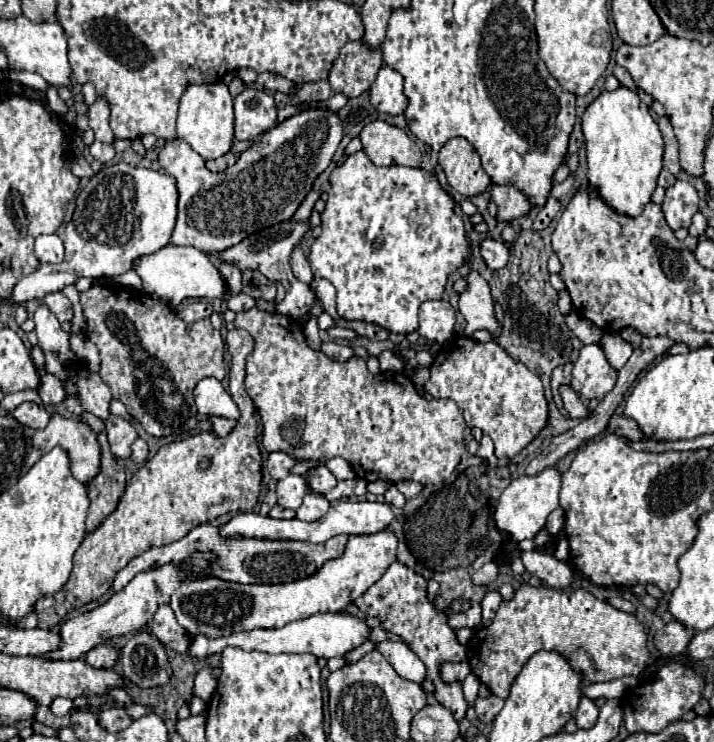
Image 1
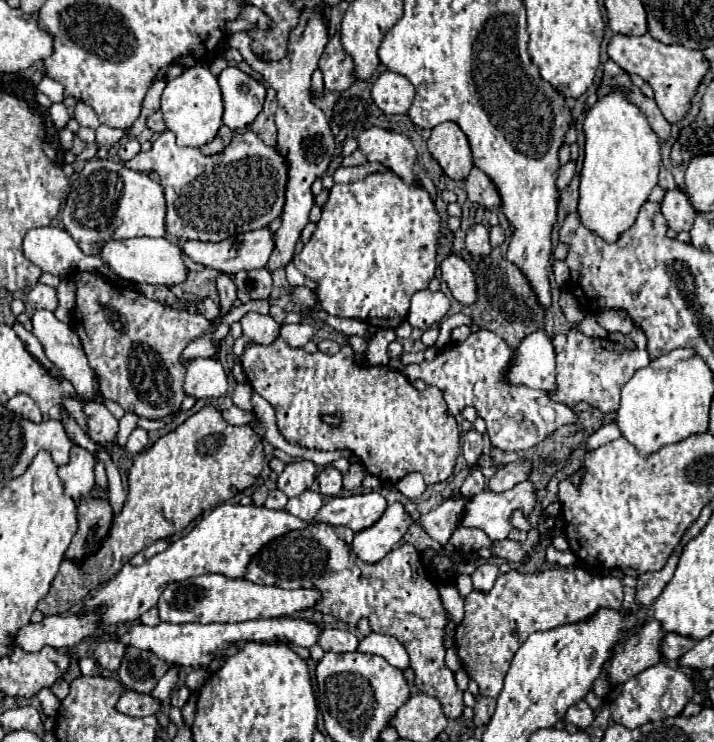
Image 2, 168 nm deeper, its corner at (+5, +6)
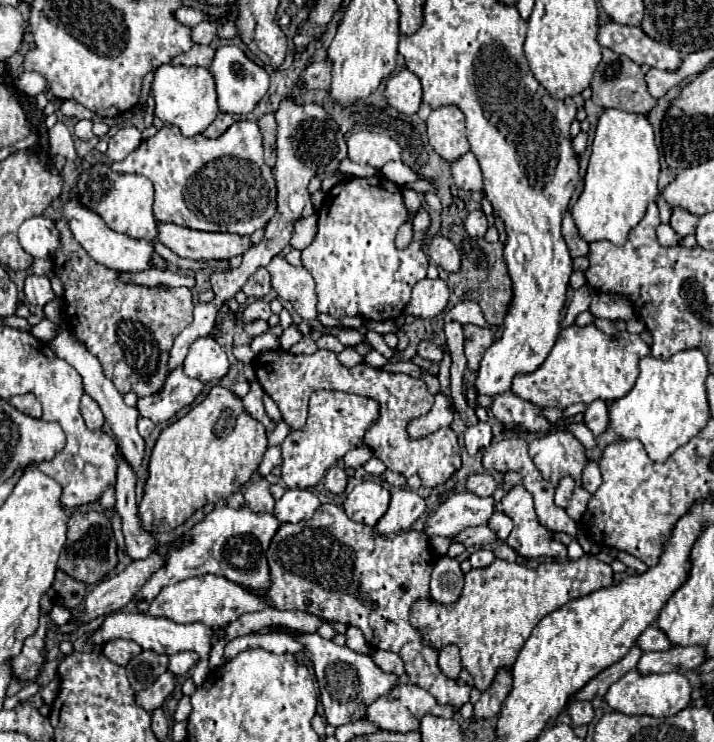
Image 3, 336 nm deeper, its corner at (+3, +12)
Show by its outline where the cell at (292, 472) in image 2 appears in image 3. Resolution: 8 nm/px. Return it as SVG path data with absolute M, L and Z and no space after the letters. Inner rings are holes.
M316 390L310 396L308 418L300 430L292 430L282 442L282 480L288 488L310 488L316 486L326 470L344 458L348 450L362 446L366 430L378 420L378 402L374 398Z

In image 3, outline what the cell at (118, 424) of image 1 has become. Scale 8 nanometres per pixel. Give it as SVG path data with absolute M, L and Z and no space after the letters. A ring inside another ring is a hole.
M88 394L82 396L80 412L82 412L82 418L84 418L84 422L86 422L86 426L88 426L90 430L98 430L98 428L102 428L102 424L104 424L102 410L100 410L100 406L98 406Z

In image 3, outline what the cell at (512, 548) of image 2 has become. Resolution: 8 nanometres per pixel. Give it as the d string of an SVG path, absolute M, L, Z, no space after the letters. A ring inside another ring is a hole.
M474 526L474 528L466 528L466 530L458 532L450 540L452 542L460 542L464 546L482 546L486 542L496 540L496 536L494 536L494 532L488 526Z

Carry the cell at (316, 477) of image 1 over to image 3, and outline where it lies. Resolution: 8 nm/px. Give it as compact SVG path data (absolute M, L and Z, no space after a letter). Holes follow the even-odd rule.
M332 466L324 476L324 486L332 494L342 494L346 490L346 484L348 484L348 476L346 476L344 468L340 468L340 466Z

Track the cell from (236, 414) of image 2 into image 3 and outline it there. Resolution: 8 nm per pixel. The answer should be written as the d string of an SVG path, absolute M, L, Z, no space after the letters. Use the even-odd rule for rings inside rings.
M252 380L252 388L250 392L242 398L244 402L244 408L248 414L252 414L258 422L262 422L266 426L268 432L272 432L276 428L276 422L272 418L268 418L266 410L264 410L264 404L262 404L262 396L264 396L264 388L260 386L258 380Z

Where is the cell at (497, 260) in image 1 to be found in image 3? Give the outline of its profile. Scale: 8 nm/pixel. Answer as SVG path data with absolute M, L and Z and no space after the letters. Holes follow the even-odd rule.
M482 210L470 212L468 218L466 218L466 222L464 222L464 226L466 226L466 232L468 232L472 238L482 238L482 236L486 234L486 230L488 230L484 212L482 212Z

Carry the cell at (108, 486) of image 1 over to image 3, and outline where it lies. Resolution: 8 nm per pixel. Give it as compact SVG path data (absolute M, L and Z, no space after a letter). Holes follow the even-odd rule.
M92 510L86 514L74 512L68 520L68 538L58 560L58 570L64 570L70 578L80 580L84 584L98 584L108 572L116 568L116 564L116 540L108 516Z

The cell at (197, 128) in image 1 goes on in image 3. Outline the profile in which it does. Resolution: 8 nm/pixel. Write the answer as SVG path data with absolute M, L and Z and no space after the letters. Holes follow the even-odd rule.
M162 64L154 70L152 94L154 94L154 114L162 122L178 126L184 136L194 136L204 132L218 116L214 78L206 68Z

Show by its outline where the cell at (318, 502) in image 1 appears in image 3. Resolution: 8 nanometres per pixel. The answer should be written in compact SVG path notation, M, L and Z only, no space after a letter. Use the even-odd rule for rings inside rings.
M286 490L274 506L274 516L280 522L300 522L308 520L318 506L320 500L310 490Z

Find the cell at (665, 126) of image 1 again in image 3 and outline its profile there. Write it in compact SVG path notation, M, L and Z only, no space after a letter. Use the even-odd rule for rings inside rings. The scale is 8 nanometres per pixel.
M608 48L602 50L602 62L598 64L592 78L592 100L600 108L618 108L618 110L636 112L636 114L646 114L650 112L650 108L656 106L656 100L648 94L640 66L626 56L614 54Z

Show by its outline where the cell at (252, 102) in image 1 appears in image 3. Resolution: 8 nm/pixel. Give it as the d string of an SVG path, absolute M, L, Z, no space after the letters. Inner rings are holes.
M220 46L214 52L214 60L208 66L208 70L210 70L210 74L216 80L218 108L222 112L244 116L244 114L248 114L248 112L254 110L254 106L262 100L262 96L268 90L268 82L270 82L268 72L262 66L254 64L238 46Z

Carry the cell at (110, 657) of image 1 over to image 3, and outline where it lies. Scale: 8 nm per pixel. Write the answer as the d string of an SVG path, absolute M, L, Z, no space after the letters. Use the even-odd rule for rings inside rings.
M110 640L110 642L102 648L102 652L104 652L112 662L116 662L116 664L120 664L120 666L126 666L132 656L138 656L138 654L142 652L142 648L140 648L136 642L132 642L132 640Z

